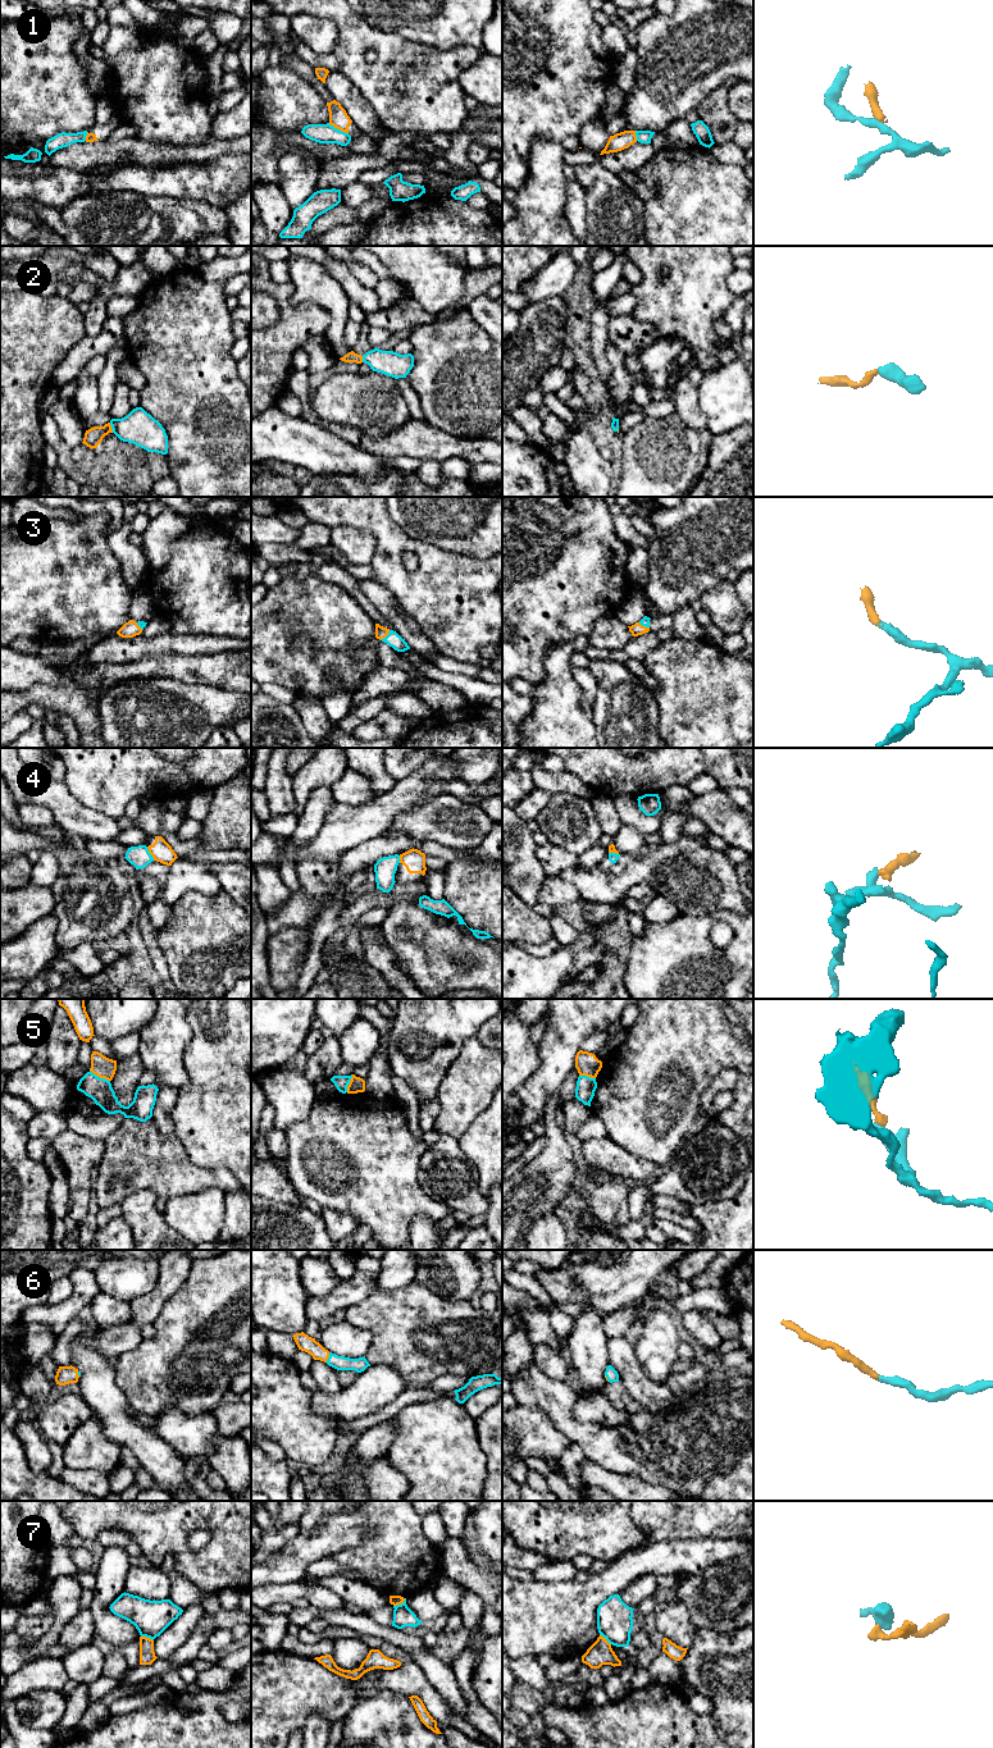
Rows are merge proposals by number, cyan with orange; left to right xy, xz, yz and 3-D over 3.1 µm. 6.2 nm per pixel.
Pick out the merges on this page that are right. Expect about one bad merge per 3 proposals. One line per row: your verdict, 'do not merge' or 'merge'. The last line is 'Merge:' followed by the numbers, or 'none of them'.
1: do not merge
2: merge
3: merge
4: do not merge
5: do not merge
6: merge
7: do not merge
Merge: 2, 3, 6

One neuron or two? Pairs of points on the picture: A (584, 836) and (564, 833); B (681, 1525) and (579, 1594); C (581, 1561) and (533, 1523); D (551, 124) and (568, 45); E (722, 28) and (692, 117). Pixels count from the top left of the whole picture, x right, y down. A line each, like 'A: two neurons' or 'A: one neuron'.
A: one neuron
B: two neurons
C: two neurons
D: one neuron
E: two neurons

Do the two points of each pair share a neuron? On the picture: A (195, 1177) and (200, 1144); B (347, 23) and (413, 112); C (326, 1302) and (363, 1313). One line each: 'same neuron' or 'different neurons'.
A: different neurons
B: same neuron
C: different neurons

